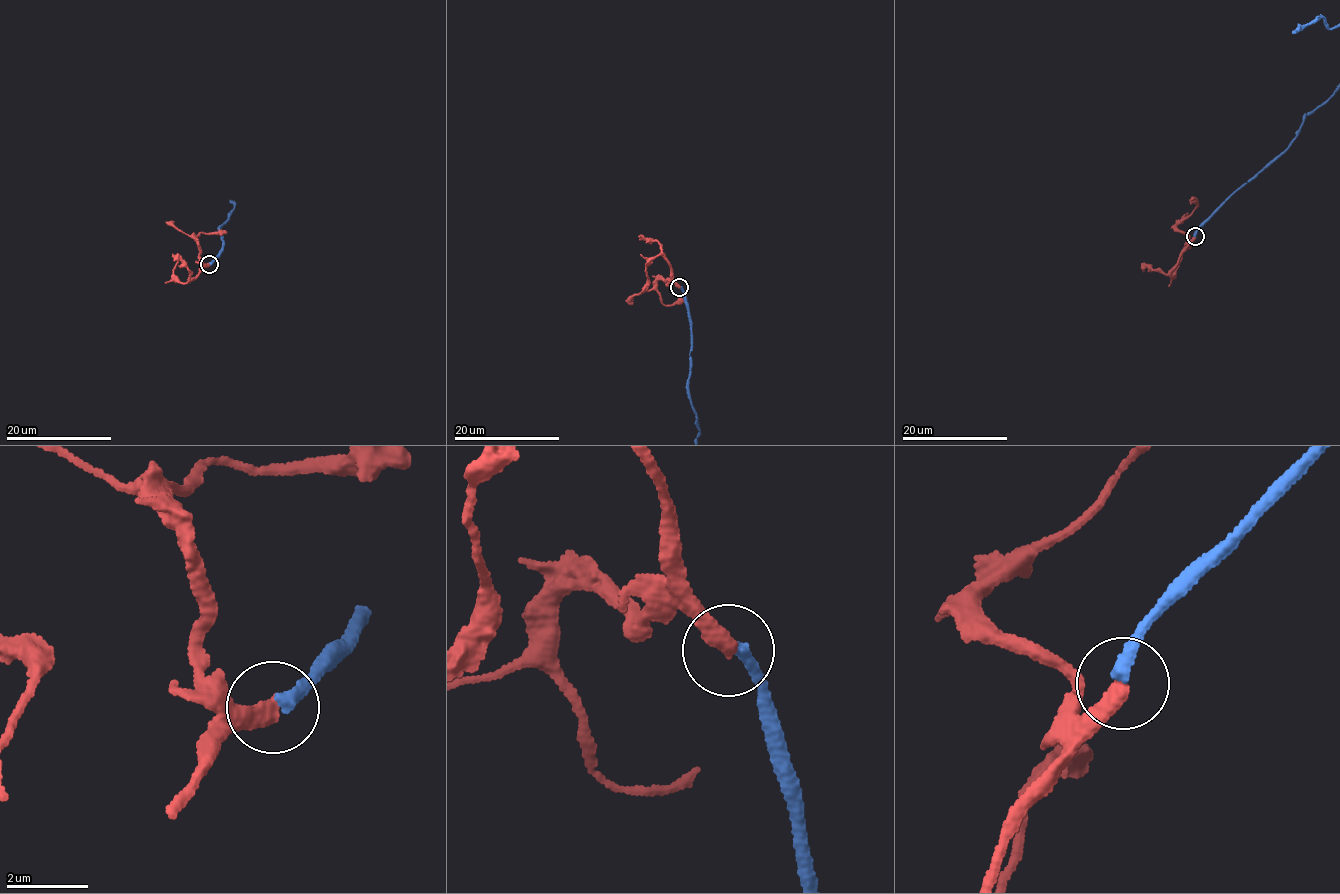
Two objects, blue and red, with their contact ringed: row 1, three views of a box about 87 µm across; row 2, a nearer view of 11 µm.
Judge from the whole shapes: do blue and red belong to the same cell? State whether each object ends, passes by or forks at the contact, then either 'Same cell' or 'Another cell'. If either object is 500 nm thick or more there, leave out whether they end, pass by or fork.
At the ring blue ends. At the ring red ends. Another cell

